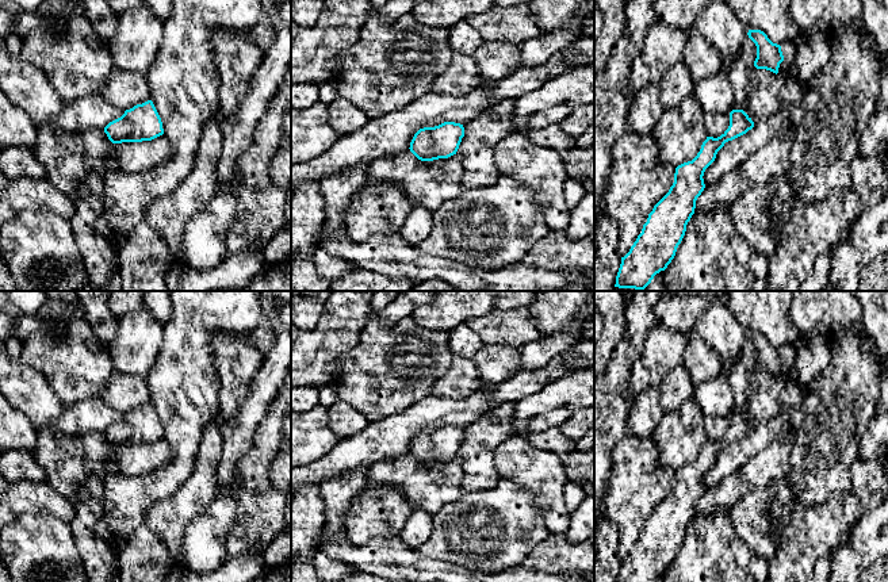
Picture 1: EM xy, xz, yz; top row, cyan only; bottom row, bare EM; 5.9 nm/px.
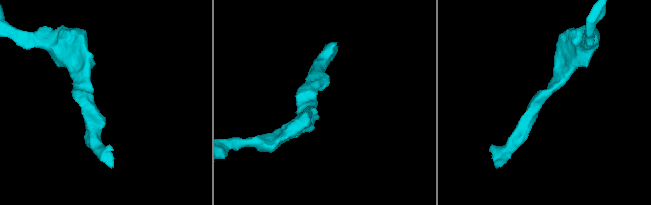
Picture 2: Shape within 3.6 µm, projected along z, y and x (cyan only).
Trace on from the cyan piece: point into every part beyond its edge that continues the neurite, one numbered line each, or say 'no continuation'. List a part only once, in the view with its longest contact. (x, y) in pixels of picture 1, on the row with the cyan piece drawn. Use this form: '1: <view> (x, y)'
1: yz (788, 49)

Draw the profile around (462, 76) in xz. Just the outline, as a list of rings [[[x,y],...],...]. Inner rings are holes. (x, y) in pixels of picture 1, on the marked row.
[[[453,53],[449,66],[433,81],[432,92],[449,96],[467,96],[482,84],[472,55]]]

